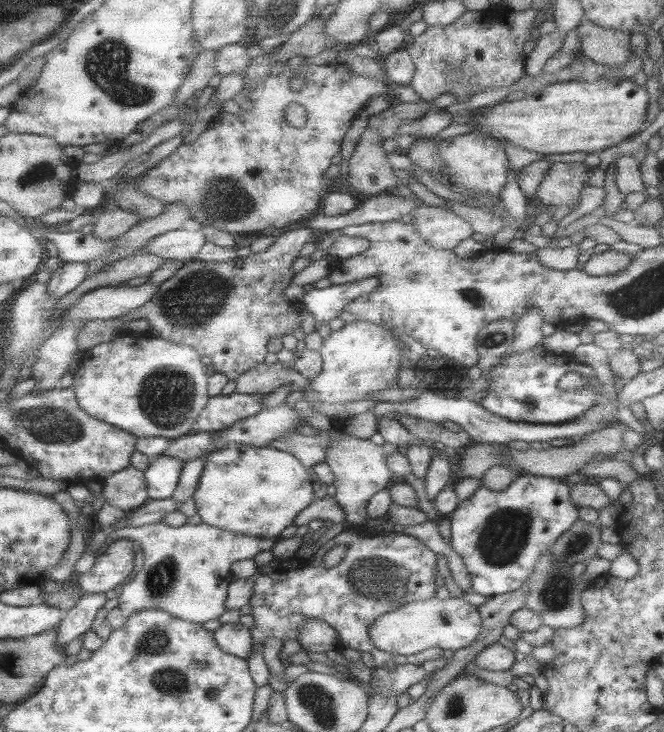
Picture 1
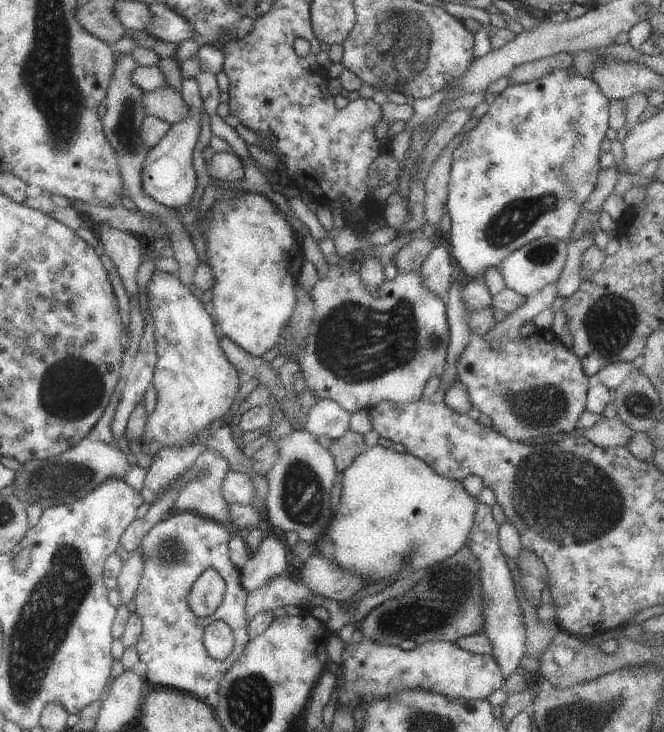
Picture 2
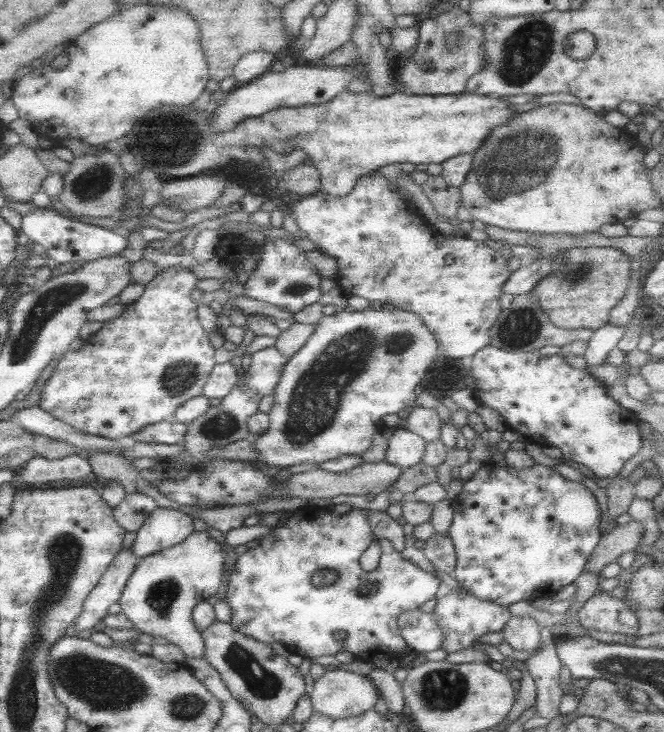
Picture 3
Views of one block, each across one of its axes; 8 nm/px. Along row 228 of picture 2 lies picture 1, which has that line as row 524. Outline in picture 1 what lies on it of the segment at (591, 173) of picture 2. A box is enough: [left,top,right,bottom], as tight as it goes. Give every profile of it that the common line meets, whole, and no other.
[450,474,578,598]

